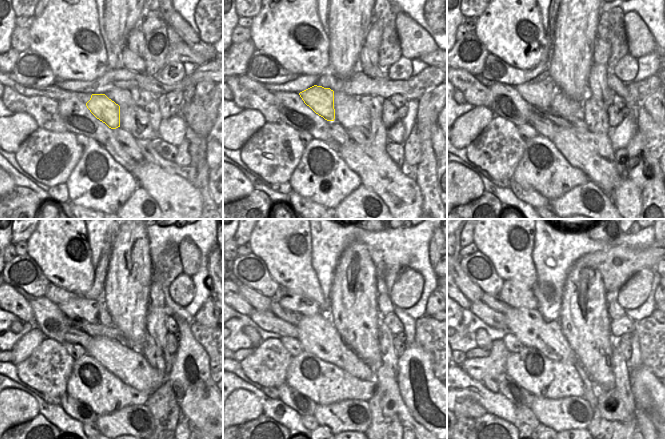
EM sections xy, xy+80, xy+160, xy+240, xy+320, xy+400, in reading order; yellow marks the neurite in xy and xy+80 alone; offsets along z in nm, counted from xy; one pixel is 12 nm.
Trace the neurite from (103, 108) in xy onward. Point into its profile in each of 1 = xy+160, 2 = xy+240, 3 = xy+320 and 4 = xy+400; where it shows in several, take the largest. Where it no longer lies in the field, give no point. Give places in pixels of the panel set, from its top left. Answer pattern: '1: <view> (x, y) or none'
1: xy+160 (539, 94)
2: xy+240 (78, 308)
3: xy+320 (306, 306)
4: xy+400 (516, 295)

